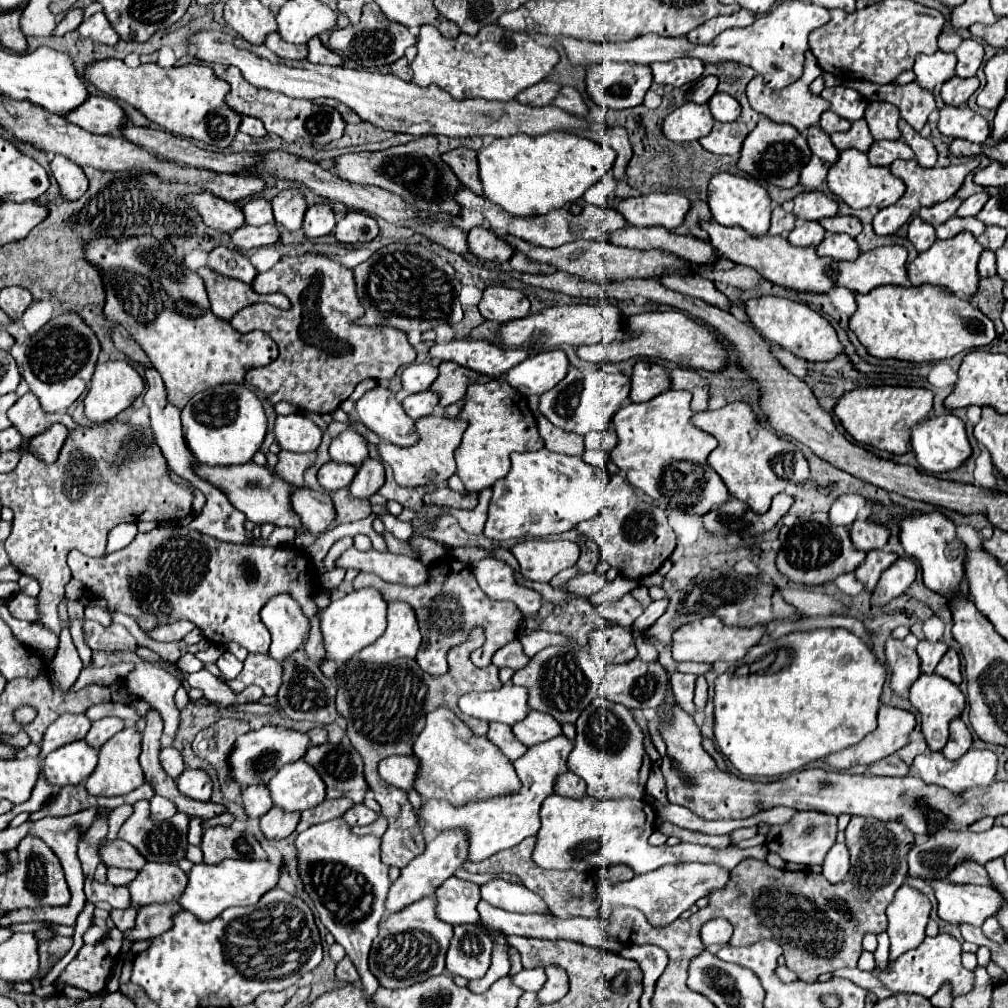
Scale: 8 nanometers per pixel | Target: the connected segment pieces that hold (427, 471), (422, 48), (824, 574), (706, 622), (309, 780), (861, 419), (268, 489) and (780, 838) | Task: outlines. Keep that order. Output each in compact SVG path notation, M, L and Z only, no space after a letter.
M429 415L429 417L419 419L415 423L415 429L417 429L419 439L411 447L397 447L393 443L381 441L377 445L379 461L381 463L389 463L393 467L395 481L401 487L441 485L441 483L445 483L455 473L453 451L461 443L461 437L463 437L463 433L467 429L467 423L459 421L459 419L445 419L445 417L439 417L439 415Z
M423 25L417 39L417 57L411 63L413 81L419 87L431 83L447 91L453 99L495 99L511 101L521 91L547 79L559 61L559 53L553 47L537 45L525 33L505 31L499 25L481 29L475 37L461 33L455 39L445 39L433 25Z
M813 513L809 521L793 527L783 527L779 539L781 551L777 555L777 569L791 581L803 585L823 585L835 581L839 575L855 571L867 555L865 551L853 547L847 527L835 527L829 523L827 513Z
M709 615L703 617L699 621L681 625L677 631L673 631L673 639L671 639L671 653L673 659L677 663L683 661L697 661L697 663L715 663L719 659L731 663L737 661L741 657L745 657L747 649L757 645L761 641L761 637L767 635L767 627L751 627L751 629L741 629L741 627L727 627L721 623L719 617Z
M303 759L293 765L285 765L267 785L273 805L283 811L313 809L325 799L325 783L319 773Z
M859 387L843 393L835 403L835 415L857 443L887 449L891 453L905 453L909 447L911 427L925 419L933 407L933 393L923 387Z
M197 461L195 471L199 477L203 477L205 481L209 481L217 489L221 489L227 495L227 499L239 511L245 513L245 517L249 521L253 521L257 525L273 523L273 525L293 527L293 529L297 529L297 525L301 525L297 513L291 509L291 503L289 503L291 485L285 483L283 479L279 479L269 467L259 467L257 463L245 463L245 465L233 465L233 467L211 467L211 465Z
M801 811L789 823L771 827L765 847L769 851L775 851L783 861L811 867L811 865L823 865L825 855L835 845L835 837L837 837L837 817L817 811Z

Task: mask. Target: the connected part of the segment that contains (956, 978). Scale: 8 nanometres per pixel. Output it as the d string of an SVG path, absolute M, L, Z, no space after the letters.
M947 933L925 937L919 947L905 951L899 959L889 963L885 969L875 967L871 975L877 977L891 991L919 993L923 997L931 997L945 981L951 981L953 995L963 995L973 987L973 973L961 965L961 943L953 935L947 935Z

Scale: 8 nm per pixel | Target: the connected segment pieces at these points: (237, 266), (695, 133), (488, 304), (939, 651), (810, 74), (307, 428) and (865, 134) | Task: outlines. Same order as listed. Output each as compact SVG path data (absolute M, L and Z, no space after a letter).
M215 247L209 253L207 267L211 267L215 273L227 279L239 279L243 283L251 283L253 277L257 275L255 267L249 263L249 259L243 253L227 247Z
M689 101L665 117L663 135L669 141L689 143L705 137L711 131L711 127L713 117L709 113L709 107Z
M489 285L483 291L483 299L479 303L479 311L485 319L493 319L499 323L525 317L529 313L529 299L511 287Z
M921 641L921 643L917 645L917 649L915 649L917 655L919 655L919 659L921 659L921 673L931 675L931 673L935 671L937 663L941 661L941 657L945 655L947 649L949 649L949 647L947 647L945 643L941 643L941 641L937 641L937 643Z
M807 55L805 59L805 69L803 69L803 75L801 79L797 79L795 83L791 83L789 87L783 87L783 89L771 89L765 85L763 77L761 75L755 75L751 79L751 83L747 85L747 97L749 97L749 103L751 107L757 111L757 113L763 113L765 117L769 117L771 121L775 123L789 123L793 125L795 129L803 131L811 125L817 125L819 123L819 117L823 111L829 109L829 101L825 101L821 95L813 95L809 91L809 85L813 83L813 79L817 79L821 75L821 67L817 65L817 59Z
M301 413L277 415L275 441L283 451L311 453L321 443L321 429Z
M859 119L859 121L853 121L851 123L851 129L849 131L843 131L843 133L833 133L831 135L831 141L833 145L843 151L843 149L849 149L849 147L855 147L859 151L867 151L873 143L873 135L867 127L867 121L865 119Z

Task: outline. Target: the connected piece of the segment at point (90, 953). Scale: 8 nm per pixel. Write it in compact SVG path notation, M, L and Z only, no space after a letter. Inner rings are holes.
M117 927L109 929L109 935L95 945L83 945L77 956L57 977L59 983L83 989L97 995L105 989L107 979L117 963L123 945L123 933ZM115 953L115 955L113 955Z

